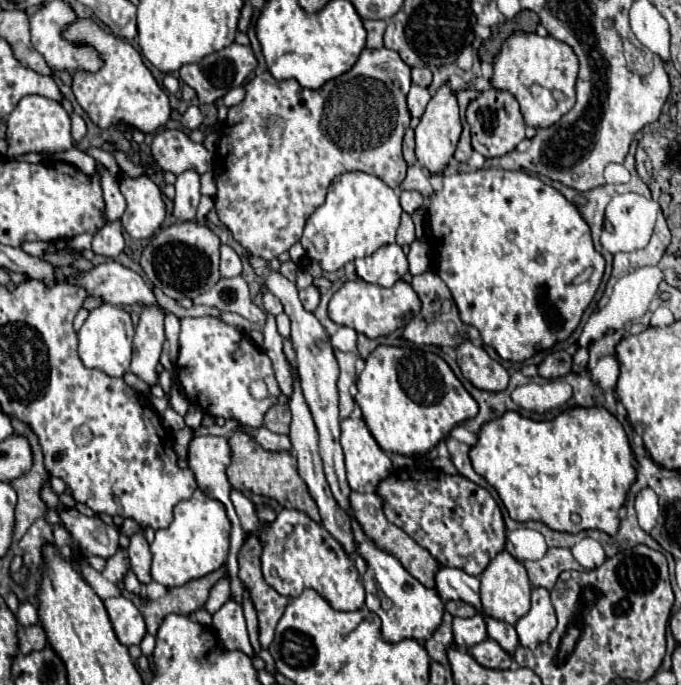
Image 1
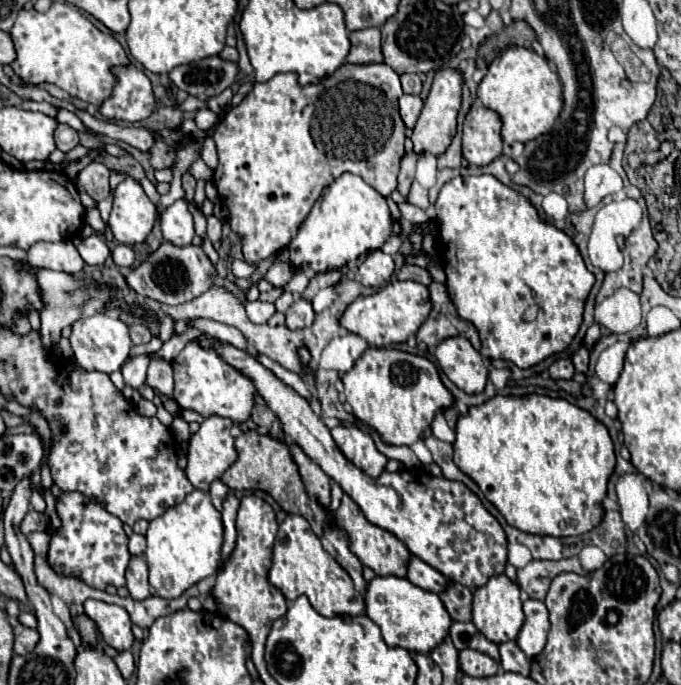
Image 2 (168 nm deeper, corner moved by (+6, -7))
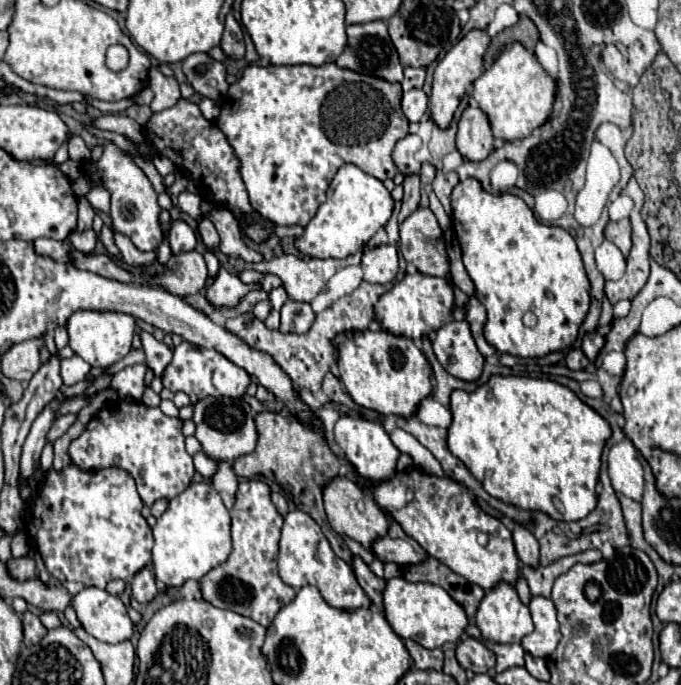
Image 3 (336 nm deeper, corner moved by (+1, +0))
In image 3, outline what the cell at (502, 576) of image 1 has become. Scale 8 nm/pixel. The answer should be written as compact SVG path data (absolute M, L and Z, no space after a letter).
M505 581L485 593L475 623L481 635L493 643L521 643L533 631L529 607L523 605L517 589Z

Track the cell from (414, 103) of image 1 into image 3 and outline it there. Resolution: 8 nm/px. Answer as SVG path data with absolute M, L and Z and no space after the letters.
M411 89L411 91L403 93L401 107L403 107L405 117L407 117L411 123L417 123L417 121L425 115L427 105L429 105L429 99L427 99L427 95L423 93L423 89Z

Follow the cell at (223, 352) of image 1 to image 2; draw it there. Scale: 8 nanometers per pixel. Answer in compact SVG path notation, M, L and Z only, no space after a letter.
M190 342L172 360L172 368L174 368L174 398L182 410L194 410L204 418L208 418L210 414L218 414L222 418L234 420L234 424L242 424L250 418L256 394L254 384L244 374L222 362L220 354L214 354L214 350L202 350L202 346Z

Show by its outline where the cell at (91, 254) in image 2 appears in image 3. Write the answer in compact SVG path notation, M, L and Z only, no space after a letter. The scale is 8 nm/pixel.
M89 229L89 231L83 231L83 233L73 231L73 233L69 235L69 241L71 241L73 249L89 255L89 253L93 253L93 249L95 249L95 245L97 245L99 239L97 239L97 233L95 233L93 229Z

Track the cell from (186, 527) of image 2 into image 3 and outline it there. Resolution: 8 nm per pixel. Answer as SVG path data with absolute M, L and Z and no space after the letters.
M191 483L181 495L169 501L169 509L157 519L153 527L153 571L157 581L161 581L165 587L181 587L187 579L201 579L203 575L207 575L207 571L223 563L231 553L229 527L229 511L223 505L221 495L215 491L215 487L211 487L211 483Z

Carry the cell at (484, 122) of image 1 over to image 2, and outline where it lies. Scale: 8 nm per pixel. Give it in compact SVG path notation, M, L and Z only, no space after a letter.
M474 106L462 126L462 156L468 164L486 166L502 154L502 136L500 136L500 118L496 112Z

